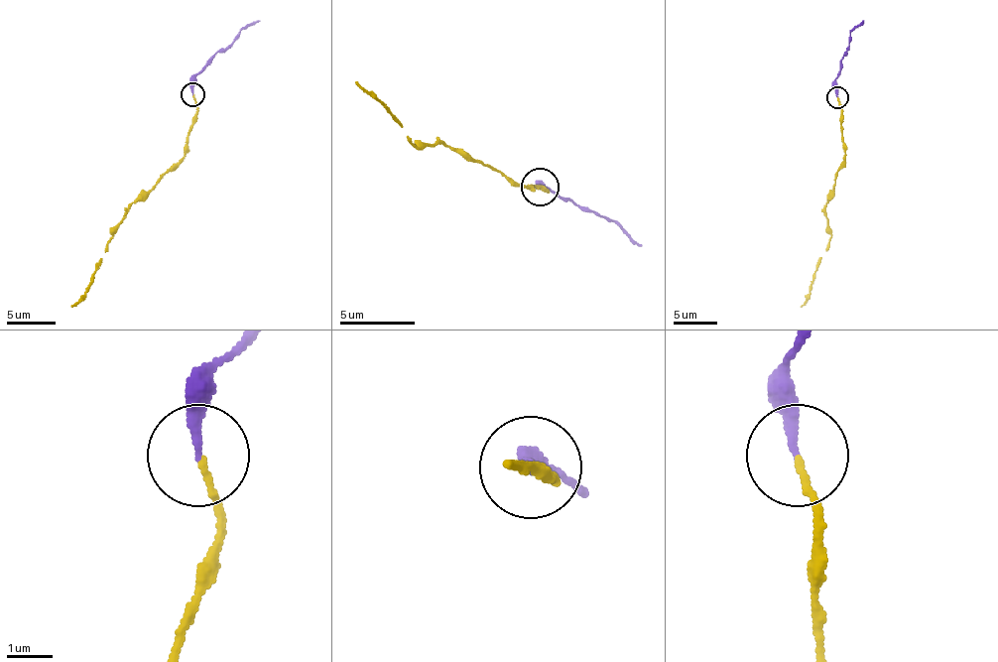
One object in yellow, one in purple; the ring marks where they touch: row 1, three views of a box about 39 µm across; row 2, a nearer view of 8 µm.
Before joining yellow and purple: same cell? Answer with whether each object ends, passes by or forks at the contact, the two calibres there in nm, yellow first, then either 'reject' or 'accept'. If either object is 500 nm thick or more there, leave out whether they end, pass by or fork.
yellow ends; purple ends; calibres 130 and 200 nm; accept

